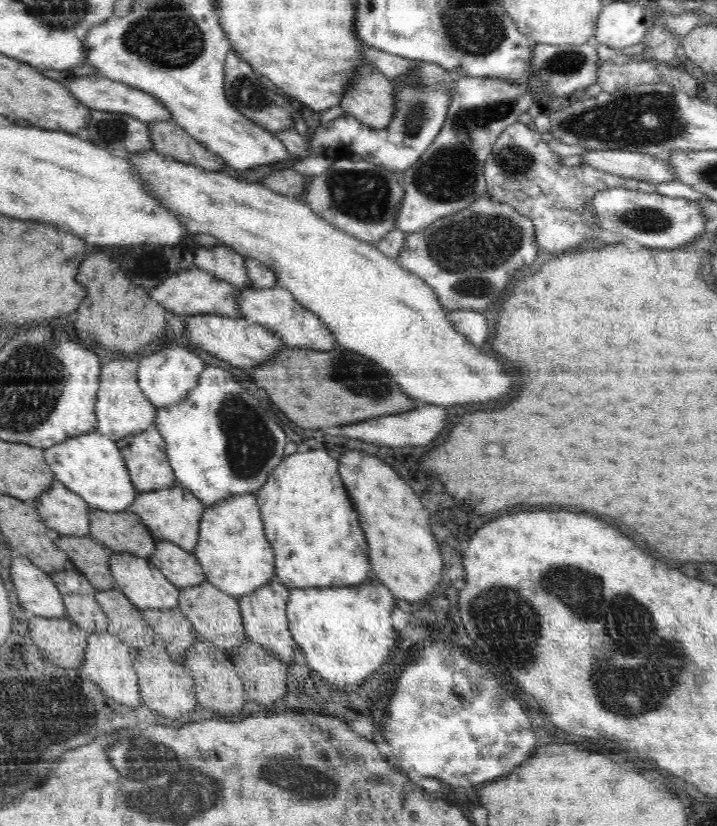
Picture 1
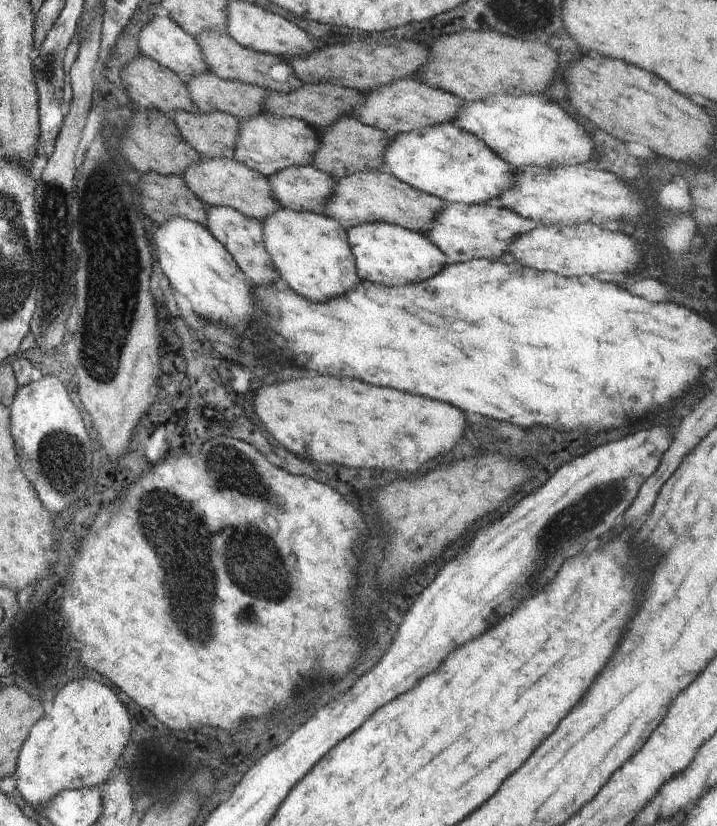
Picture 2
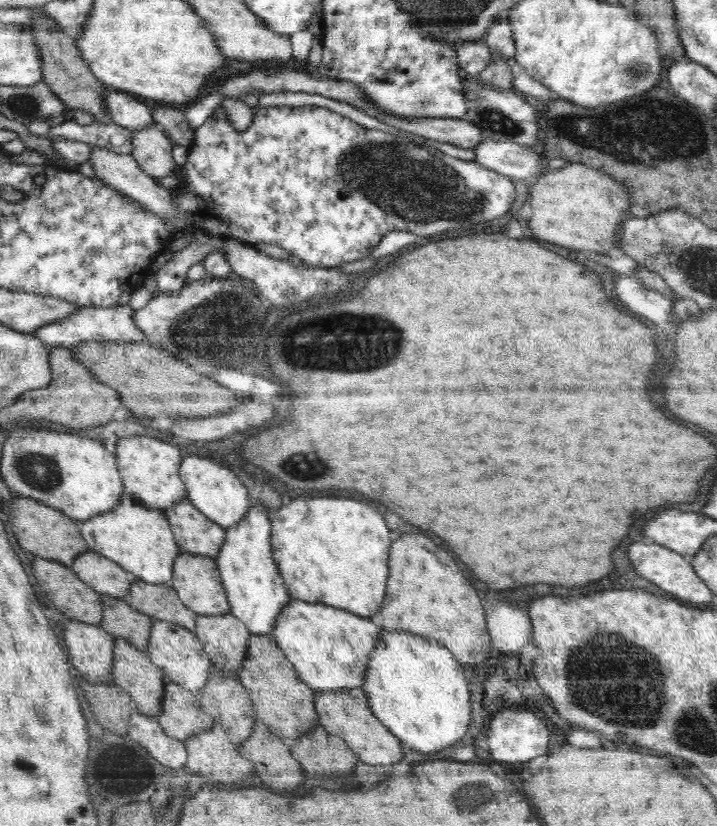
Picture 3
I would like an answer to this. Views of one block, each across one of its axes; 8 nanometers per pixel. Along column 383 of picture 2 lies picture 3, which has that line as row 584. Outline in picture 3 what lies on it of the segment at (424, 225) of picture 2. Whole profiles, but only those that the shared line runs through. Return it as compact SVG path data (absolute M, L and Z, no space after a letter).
M180 552L173 567L172 587L186 608L200 616L226 616L230 613L227 594L221 582L218 564L206 555Z

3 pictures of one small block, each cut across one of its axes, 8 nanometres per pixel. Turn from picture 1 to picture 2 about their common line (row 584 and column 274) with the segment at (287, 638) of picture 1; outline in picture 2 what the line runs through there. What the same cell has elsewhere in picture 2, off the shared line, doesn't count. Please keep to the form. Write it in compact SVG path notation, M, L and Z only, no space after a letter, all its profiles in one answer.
M205 205L204 212L206 212L206 229L228 250L228 254L232 256L232 260L236 262L236 266L242 270L244 276L255 286L270 286L275 284L280 276L276 274L276 268L272 266L272 260L264 248L264 238L262 234L262 223L256 218L244 216L242 212L234 208L224 206L209 206Z

